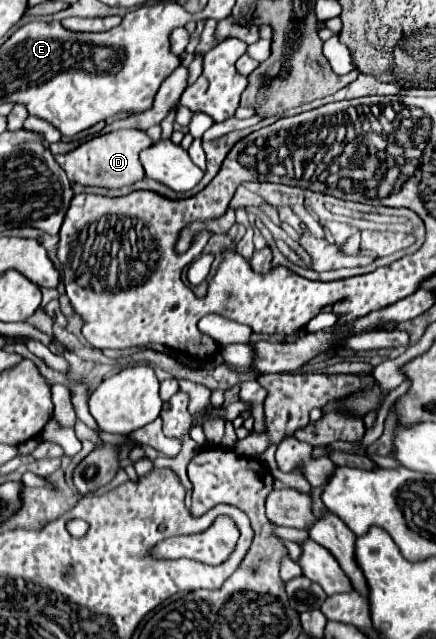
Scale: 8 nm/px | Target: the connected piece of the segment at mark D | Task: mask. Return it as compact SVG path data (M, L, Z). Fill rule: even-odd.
M119 129L99 137L89 139L87 143L79 145L77 149L57 155L55 161L63 167L71 183L89 185L89 187L107 187L107 189L121 189L125 185L133 185L145 177L143 167L139 163L139 153L145 147L151 147L153 141L145 131L137 129Z

